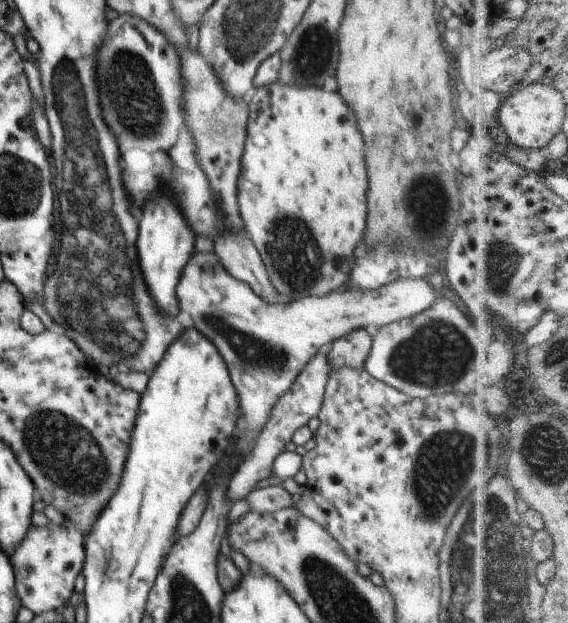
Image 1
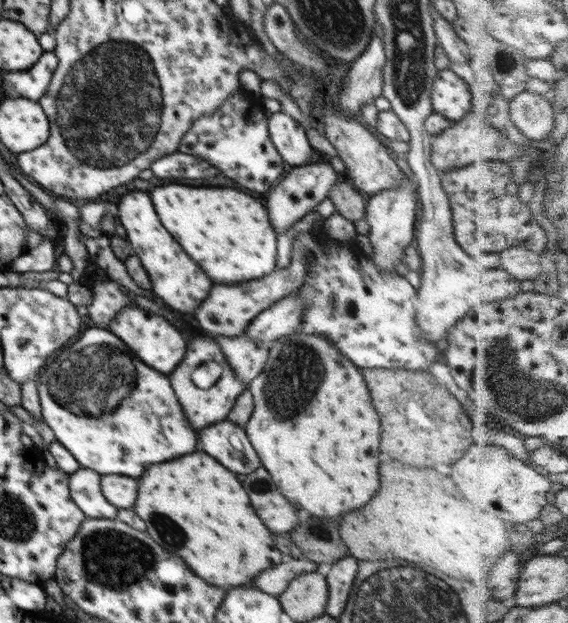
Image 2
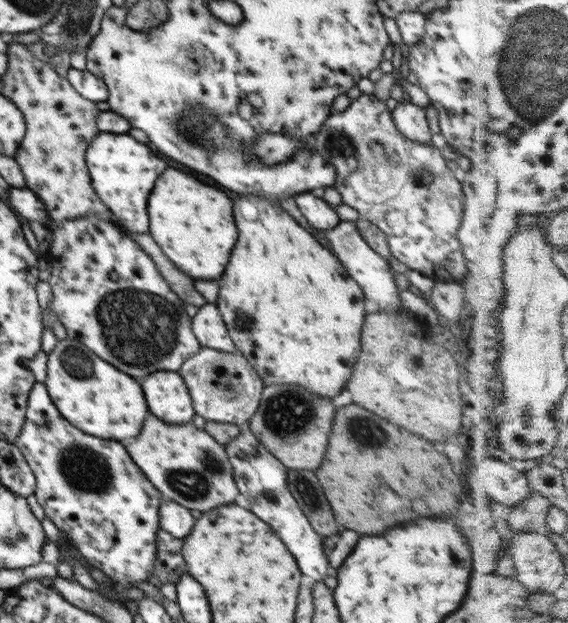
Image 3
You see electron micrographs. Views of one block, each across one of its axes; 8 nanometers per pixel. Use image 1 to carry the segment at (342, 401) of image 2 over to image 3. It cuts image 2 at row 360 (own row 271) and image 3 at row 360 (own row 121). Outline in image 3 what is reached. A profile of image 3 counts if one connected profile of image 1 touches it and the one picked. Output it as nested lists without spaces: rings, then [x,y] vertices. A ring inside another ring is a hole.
[[[236,196],[232,200],[232,210],[234,210],[234,222],[238,226],[238,242],[230,254],[230,262],[222,274],[220,280],[220,294],[218,295],[218,302],[216,306],[220,311],[224,324],[228,327],[228,334],[236,345],[238,352],[240,352],[246,360],[254,367],[254,370],[259,374],[265,385],[291,384],[300,385],[312,392],[324,396],[336,396],[344,386],[346,380],[352,374],[352,364],[358,360],[360,356],[360,328],[364,324],[364,293],[360,285],[354,281],[346,268],[338,257],[332,253],[328,246],[322,246],[310,232],[306,232],[300,224],[286,212],[282,210],[282,206],[272,204],[266,198],[260,196]]]

